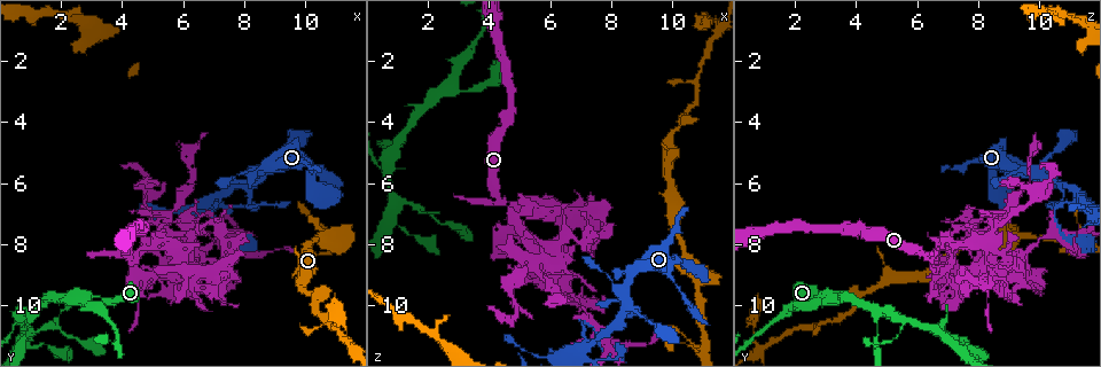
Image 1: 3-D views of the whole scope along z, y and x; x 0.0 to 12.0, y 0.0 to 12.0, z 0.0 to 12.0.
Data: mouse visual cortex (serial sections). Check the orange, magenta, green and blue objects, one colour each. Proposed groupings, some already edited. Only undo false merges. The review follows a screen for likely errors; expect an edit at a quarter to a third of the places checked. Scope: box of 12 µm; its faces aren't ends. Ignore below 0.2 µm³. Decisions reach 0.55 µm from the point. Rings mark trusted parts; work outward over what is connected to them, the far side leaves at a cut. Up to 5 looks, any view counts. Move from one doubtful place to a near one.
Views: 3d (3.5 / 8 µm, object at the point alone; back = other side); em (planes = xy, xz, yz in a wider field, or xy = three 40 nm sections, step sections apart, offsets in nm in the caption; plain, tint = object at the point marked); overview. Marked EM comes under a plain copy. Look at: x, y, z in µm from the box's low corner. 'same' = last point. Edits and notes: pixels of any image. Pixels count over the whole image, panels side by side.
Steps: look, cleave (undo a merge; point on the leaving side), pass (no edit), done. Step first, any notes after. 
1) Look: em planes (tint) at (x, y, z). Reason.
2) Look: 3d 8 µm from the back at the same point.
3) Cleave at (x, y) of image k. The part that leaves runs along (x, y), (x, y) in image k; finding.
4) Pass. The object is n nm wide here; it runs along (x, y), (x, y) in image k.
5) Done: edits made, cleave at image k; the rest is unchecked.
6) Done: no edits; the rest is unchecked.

Look: 3d 3.5 µm at (7.3, 6.5, 11.3).

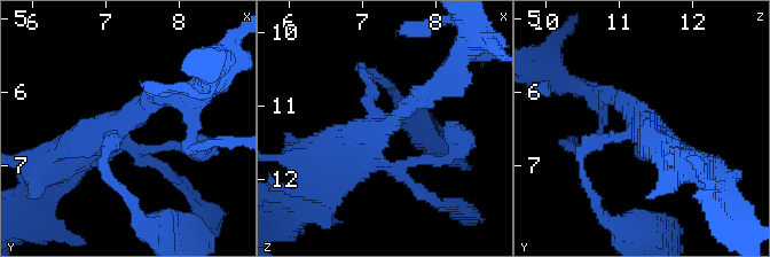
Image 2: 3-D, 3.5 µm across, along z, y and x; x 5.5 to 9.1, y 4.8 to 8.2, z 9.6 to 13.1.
Look: em xy step 1 (tint) at (7.25, 6.45, 11.25). 4 arms meet here; the arms are 150, 150, 250, 400 nm wide; shape alone is not enough.

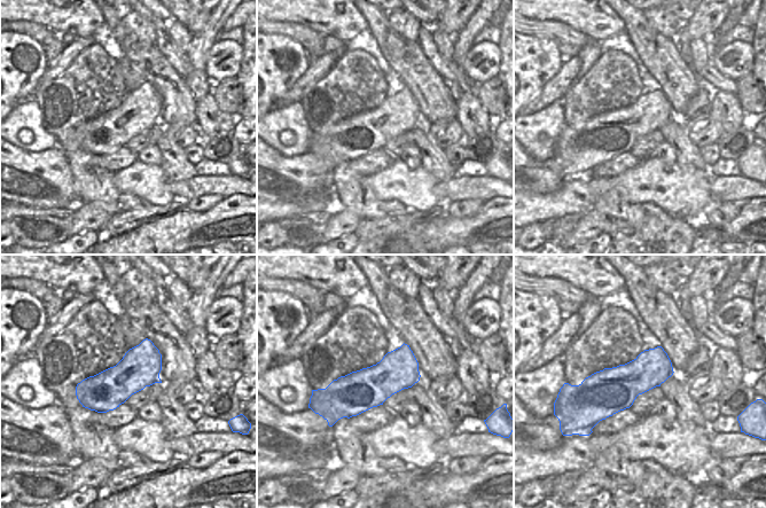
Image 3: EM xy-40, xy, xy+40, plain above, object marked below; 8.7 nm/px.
Look: em xy step 3 (tint) at the same point.

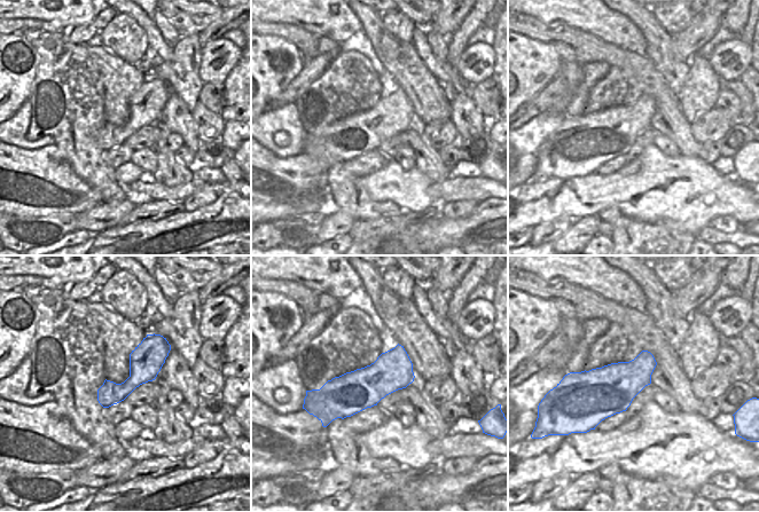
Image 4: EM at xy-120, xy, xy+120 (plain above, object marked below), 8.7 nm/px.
Pass. All the same cell.

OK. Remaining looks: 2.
Look: 3d 3.5 µm at (2.9, 9.7, 3.0). Side arm on a straight run.

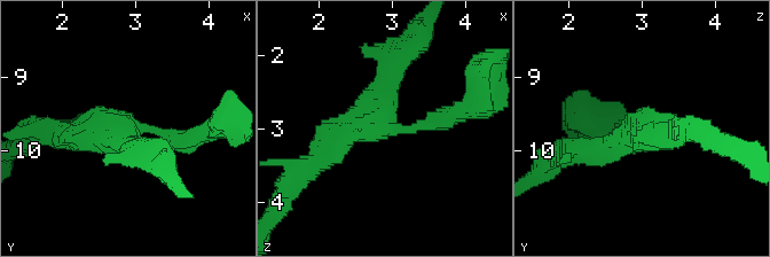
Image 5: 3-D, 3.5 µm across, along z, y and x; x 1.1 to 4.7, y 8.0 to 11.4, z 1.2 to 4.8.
Look: em xy step 5 (tint) at (2.85, 9.75, 2.95).

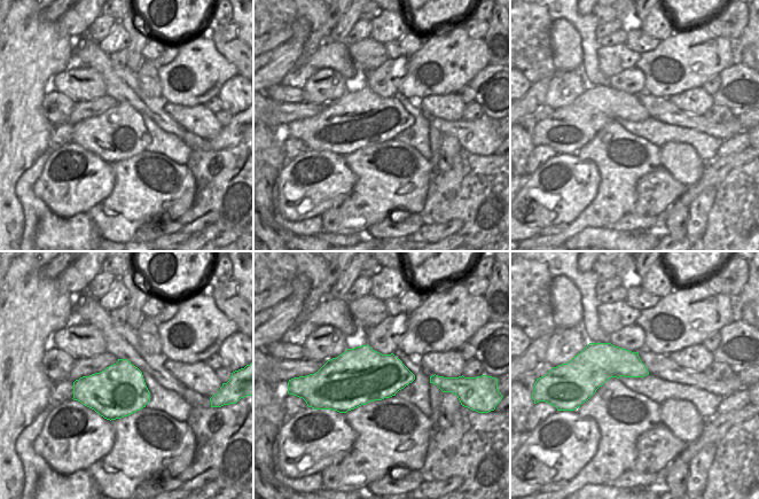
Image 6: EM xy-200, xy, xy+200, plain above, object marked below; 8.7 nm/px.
Pass. The arms are 250, 350, 350 nm wide; it runs along (452, 115), (413, 130), (353, 126), (314, 162) in image 5; all the same cell.

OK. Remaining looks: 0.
Done: no edits; the rest is unchecked.

